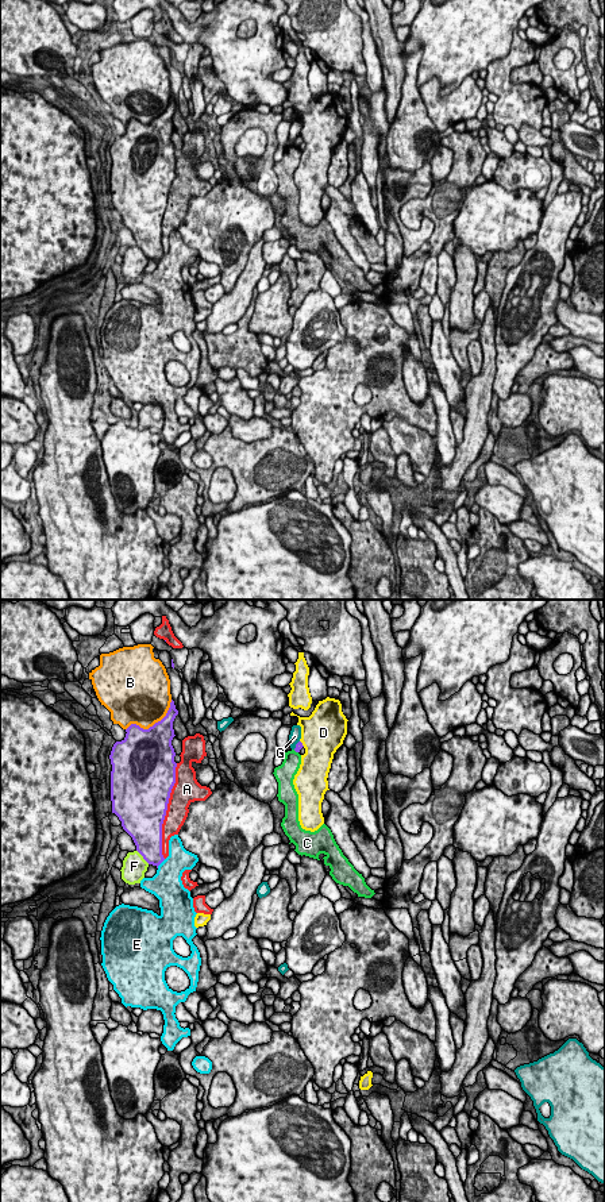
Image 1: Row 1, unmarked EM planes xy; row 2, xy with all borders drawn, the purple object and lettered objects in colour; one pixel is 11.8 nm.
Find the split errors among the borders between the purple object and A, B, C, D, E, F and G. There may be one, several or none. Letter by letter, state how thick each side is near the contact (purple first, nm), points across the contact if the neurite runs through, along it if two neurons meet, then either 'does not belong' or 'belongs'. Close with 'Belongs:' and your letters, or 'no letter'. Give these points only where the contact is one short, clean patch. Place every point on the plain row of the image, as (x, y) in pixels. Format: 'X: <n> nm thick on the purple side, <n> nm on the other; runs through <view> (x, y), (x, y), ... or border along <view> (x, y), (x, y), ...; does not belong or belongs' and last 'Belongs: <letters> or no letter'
A: 500 nm thick on the purple side, 280 nm on the other; does not belong
B: 420 nm thick on the purple side, 480 nm on the other; does not belong
C: 90 nm thick on the purple side, 220 nm on the other; border along xy (293, 145), (297, 147); does not belong
D: 90 nm thick on the purple side, 480 nm on the other; does not belong
E: 300 nm thick on the purple side, 340 nm on the other; does not belong
F: 360 nm thick on the purple side, 280 nm on the other; does not belong
G: 90 nm thick on the purple side, 140 nm on the other; border along xy (299, 135), (293, 143); does not belong
Belongs: no letter

